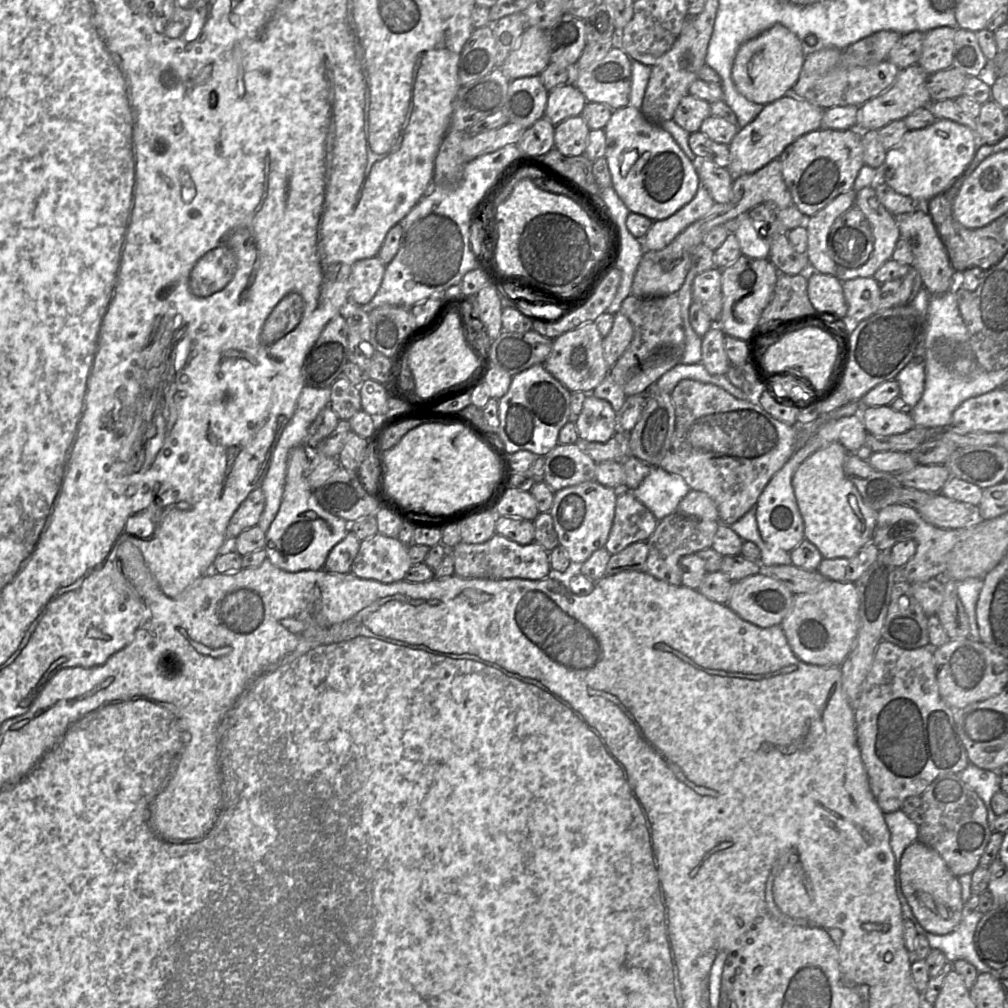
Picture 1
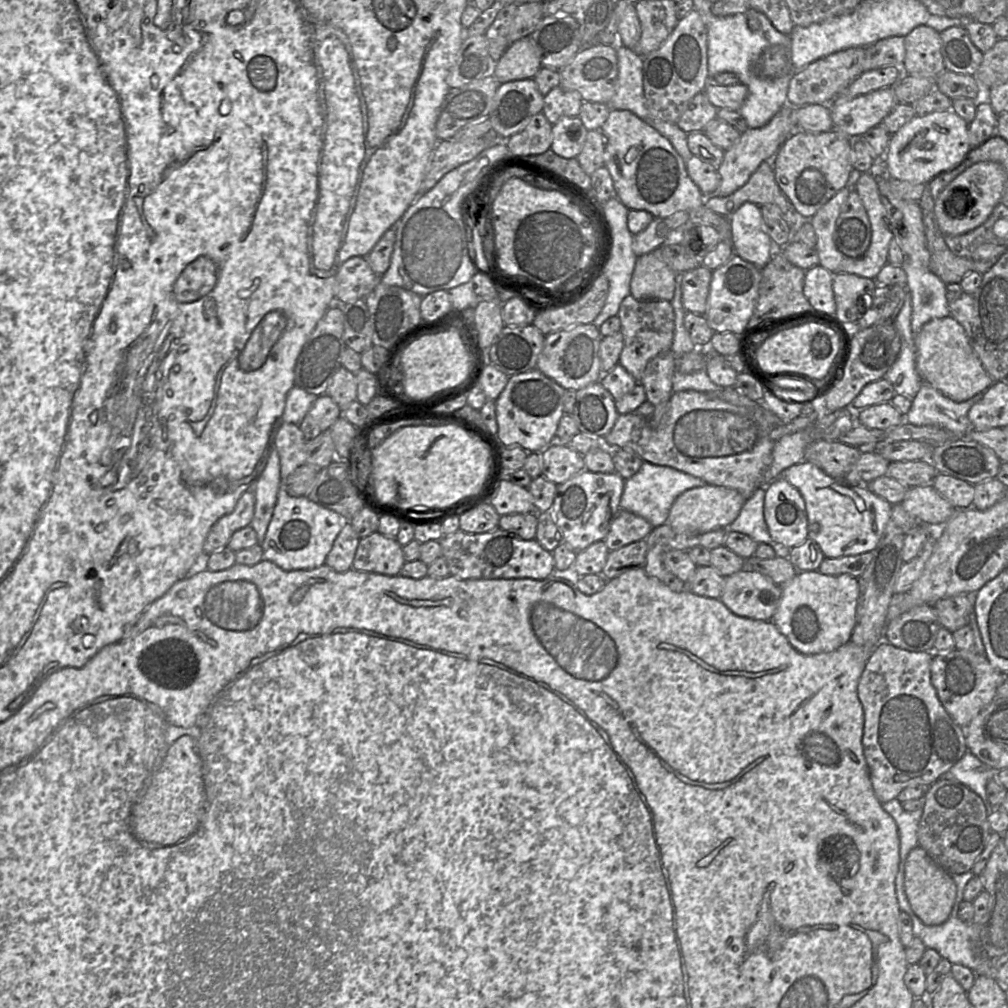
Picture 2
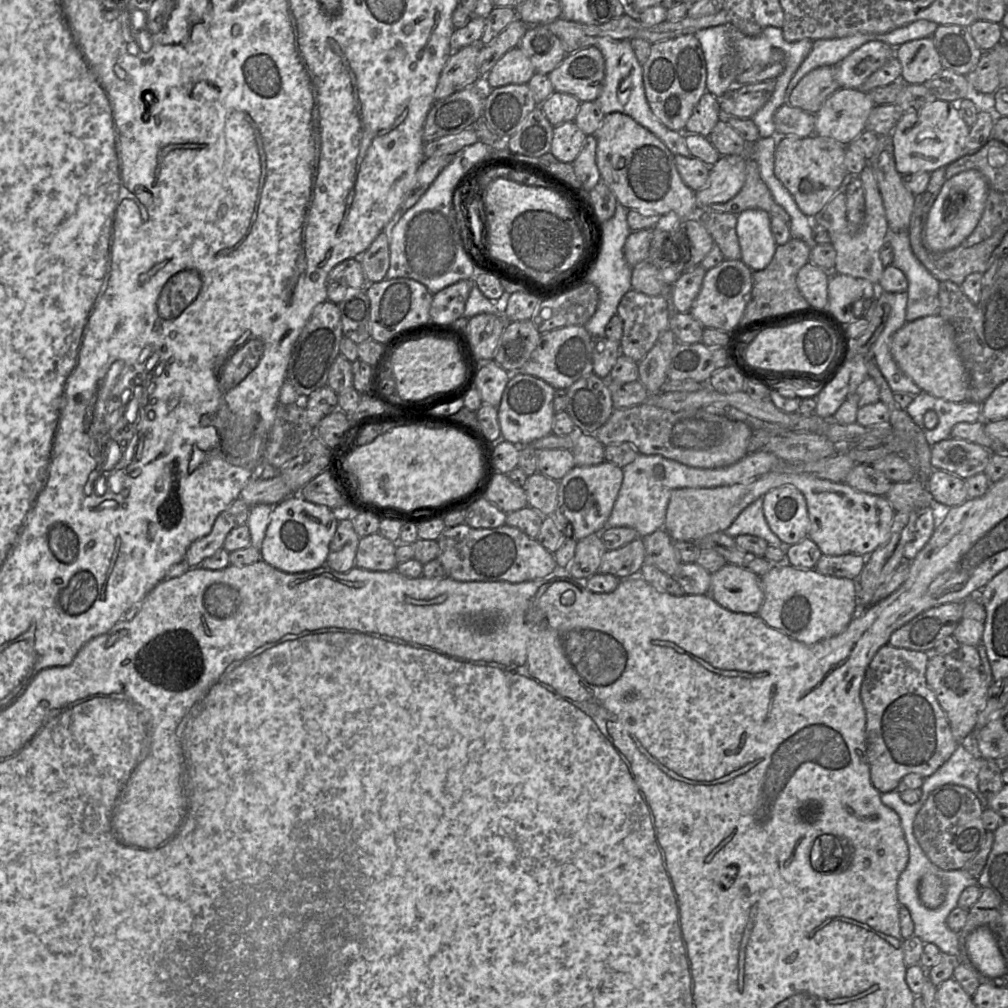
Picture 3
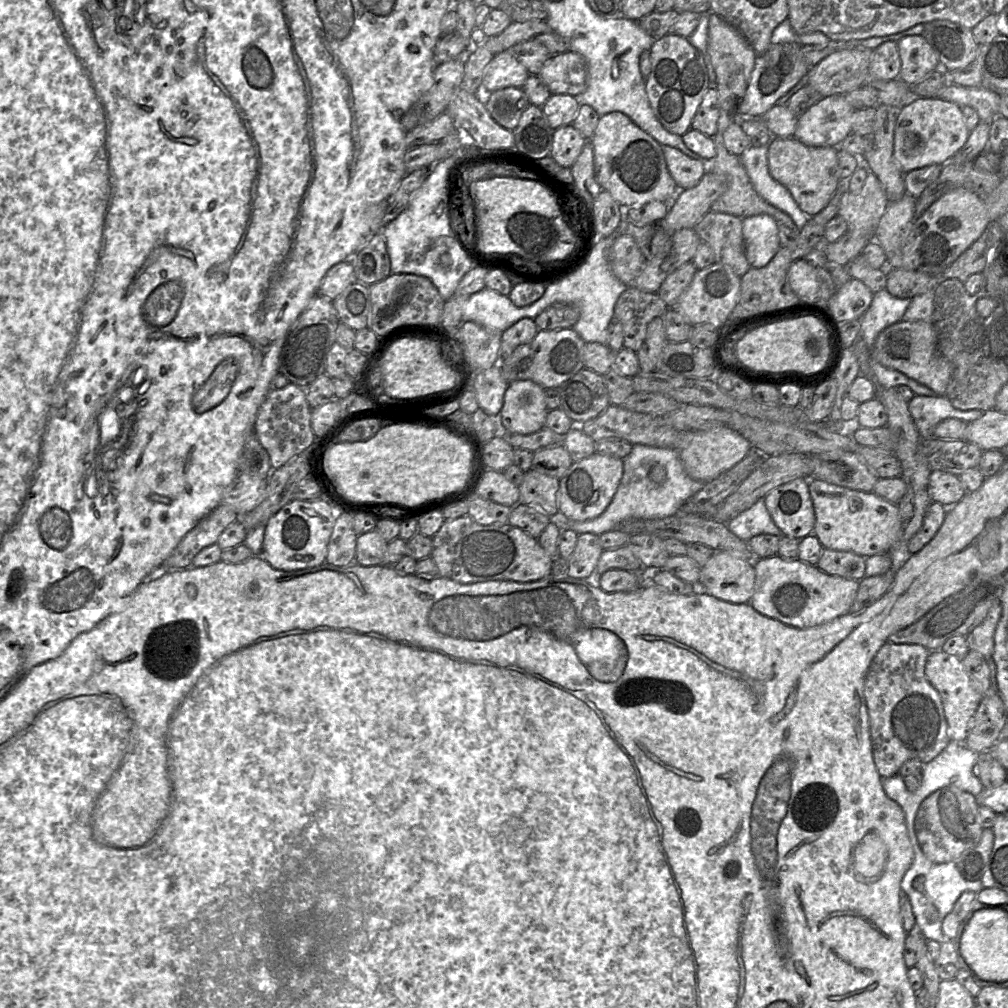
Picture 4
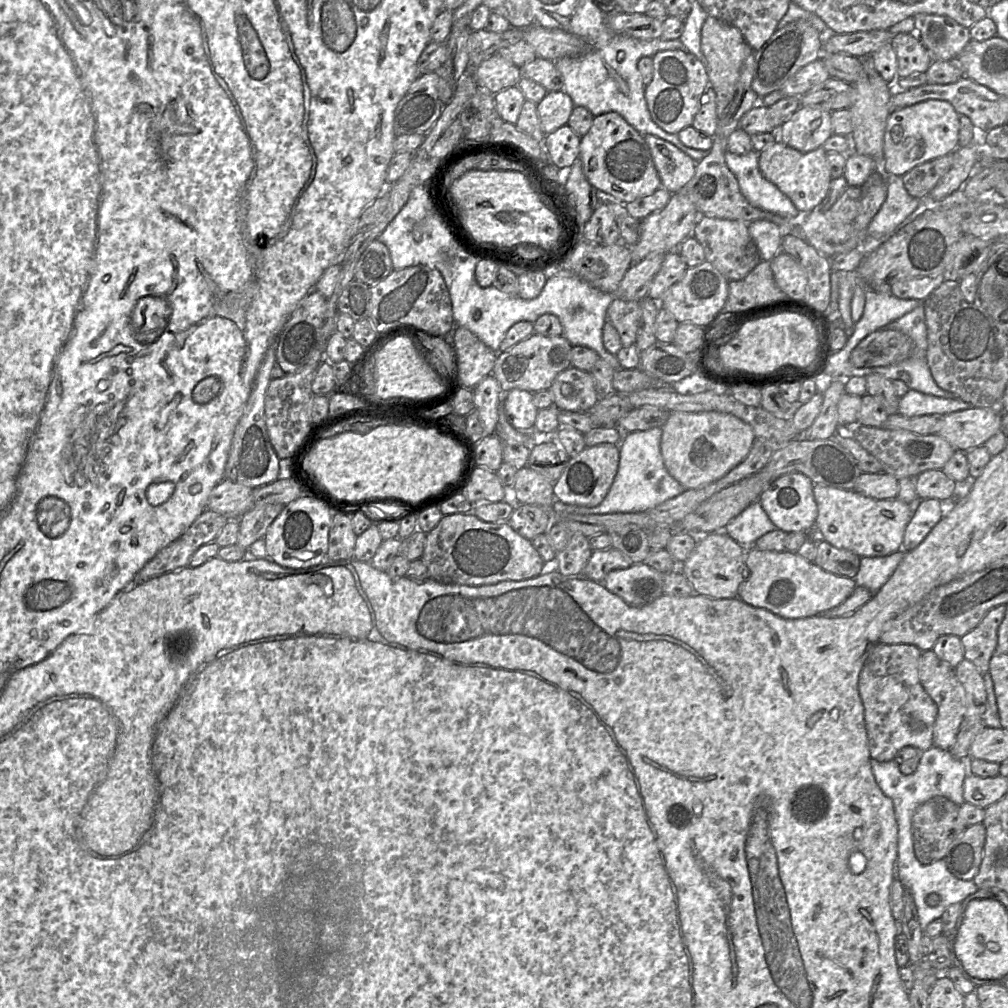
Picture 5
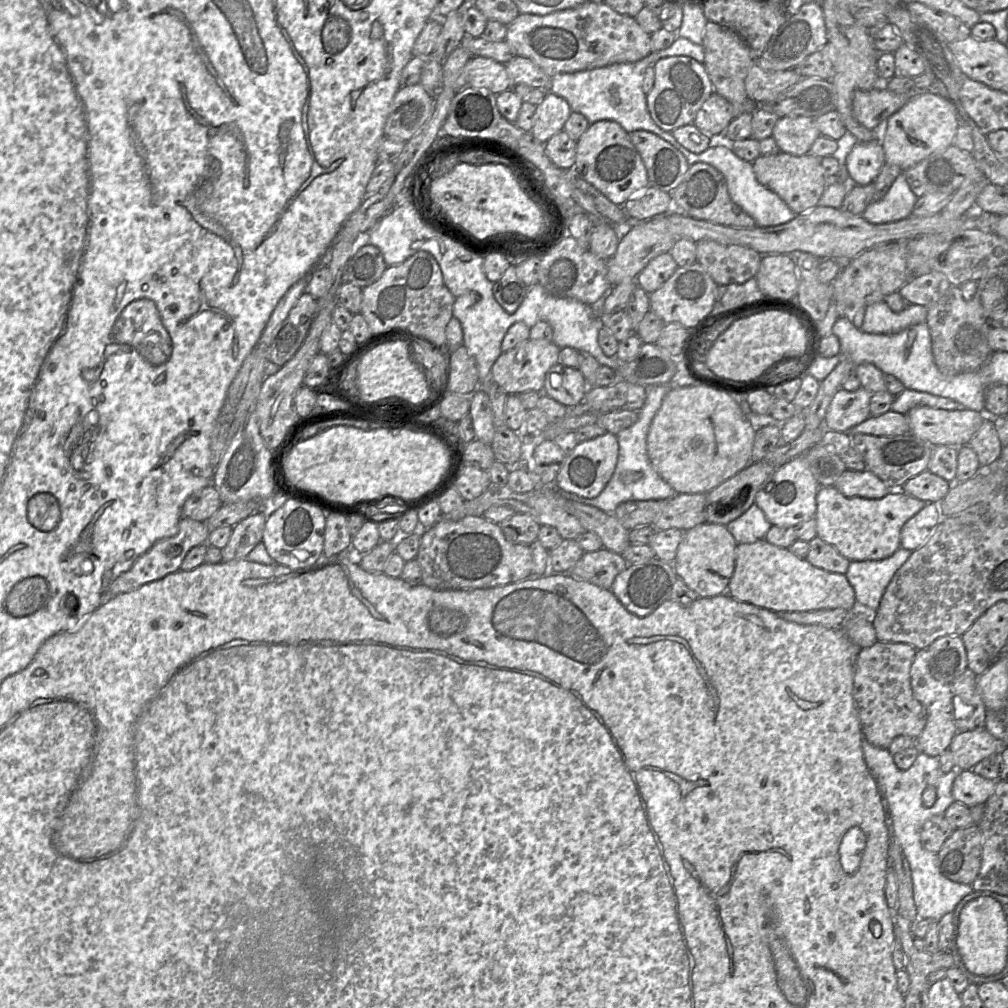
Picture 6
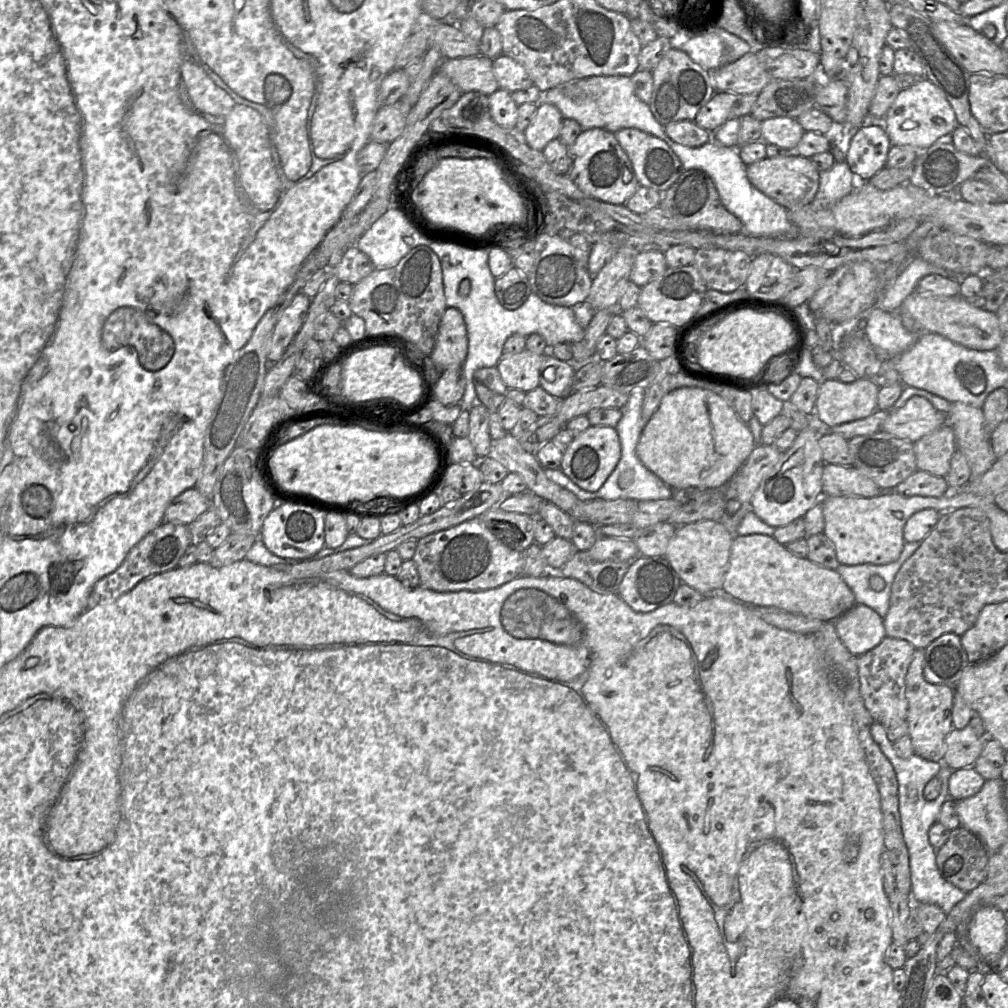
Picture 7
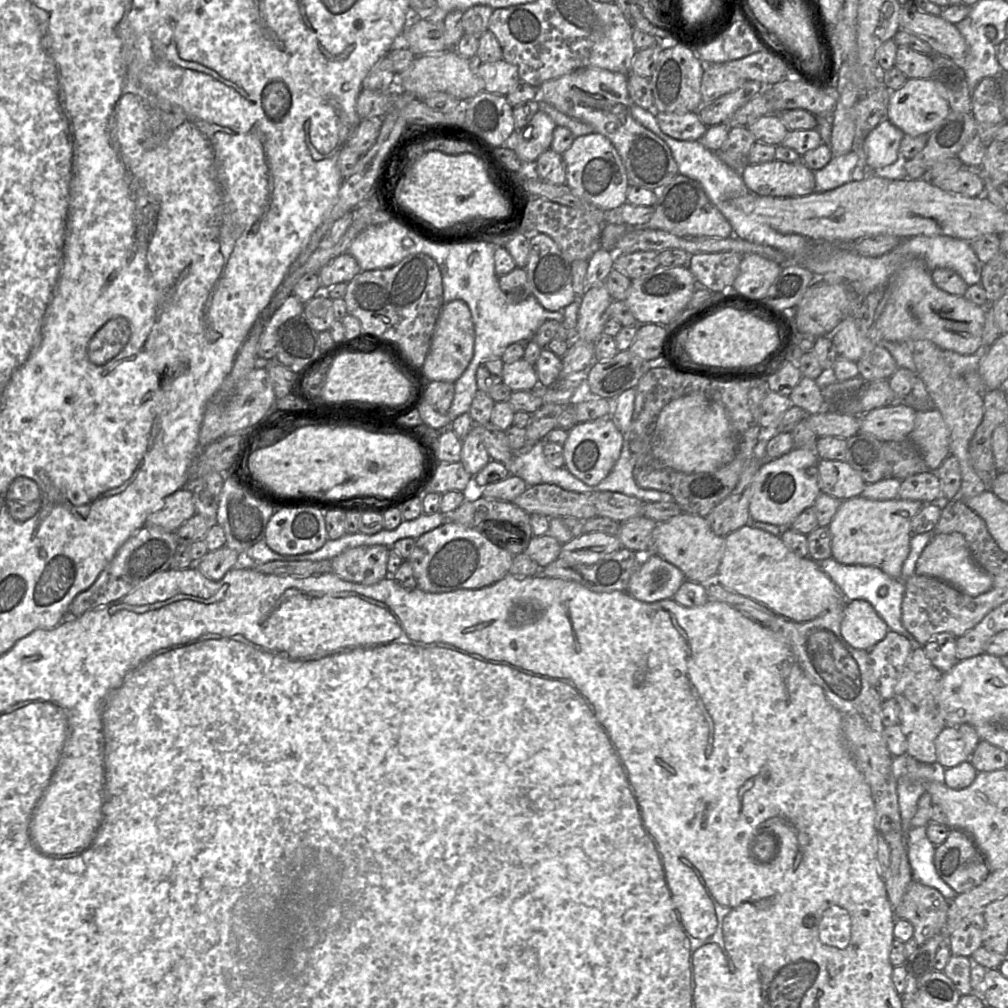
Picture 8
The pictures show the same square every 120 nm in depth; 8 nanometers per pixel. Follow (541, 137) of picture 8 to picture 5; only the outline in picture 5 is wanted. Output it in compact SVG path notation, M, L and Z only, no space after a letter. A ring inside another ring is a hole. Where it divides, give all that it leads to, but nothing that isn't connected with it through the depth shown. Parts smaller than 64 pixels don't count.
M564 91L547 92L545 97L537 104L537 113L545 135L568 124L574 107L571 97Z

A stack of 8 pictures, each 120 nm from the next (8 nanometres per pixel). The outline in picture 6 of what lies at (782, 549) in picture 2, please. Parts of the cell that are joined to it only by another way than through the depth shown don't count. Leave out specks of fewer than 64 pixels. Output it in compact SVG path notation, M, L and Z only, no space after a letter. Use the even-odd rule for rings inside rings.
M755 504L740 517L726 525L737 544L751 544L764 539L772 524Z

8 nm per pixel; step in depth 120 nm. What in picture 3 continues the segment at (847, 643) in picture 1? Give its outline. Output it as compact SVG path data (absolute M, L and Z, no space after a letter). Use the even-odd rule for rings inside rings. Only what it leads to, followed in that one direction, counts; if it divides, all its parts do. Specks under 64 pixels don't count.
M787 562L775 564L761 577L764 601L757 615L768 626L801 643L812 645L841 633L858 613L856 579L823 575L816 569L793 567Z

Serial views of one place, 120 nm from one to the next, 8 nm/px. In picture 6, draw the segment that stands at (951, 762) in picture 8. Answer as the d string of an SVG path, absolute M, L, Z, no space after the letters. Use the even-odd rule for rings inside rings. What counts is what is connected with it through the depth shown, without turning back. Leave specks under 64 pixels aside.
M985 728L958 731L948 749L952 752L956 767L962 770L972 768L983 759L1000 753L1004 742L999 741Z

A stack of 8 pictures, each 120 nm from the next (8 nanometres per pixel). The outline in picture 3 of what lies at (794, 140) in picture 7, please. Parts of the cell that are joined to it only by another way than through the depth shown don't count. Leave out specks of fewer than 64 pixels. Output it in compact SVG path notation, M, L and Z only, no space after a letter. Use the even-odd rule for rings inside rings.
M840 88L814 114L814 134L848 145L866 129L867 119L874 107L866 92Z

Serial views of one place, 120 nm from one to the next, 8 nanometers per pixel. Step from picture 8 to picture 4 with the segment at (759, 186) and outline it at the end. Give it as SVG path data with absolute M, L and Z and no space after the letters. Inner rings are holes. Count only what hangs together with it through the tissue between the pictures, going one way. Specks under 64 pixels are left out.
M772 137L767 146L770 175L789 190L799 208L808 217L820 212L833 194L840 190L838 148L808 146L794 137Z

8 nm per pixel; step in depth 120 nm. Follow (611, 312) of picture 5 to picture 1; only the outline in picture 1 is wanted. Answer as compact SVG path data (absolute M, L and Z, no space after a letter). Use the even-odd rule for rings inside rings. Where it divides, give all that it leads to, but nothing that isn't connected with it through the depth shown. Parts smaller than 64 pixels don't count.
M677 294L656 298L626 297L620 308L632 324L633 338L623 355L610 367L609 375L627 396L647 389L667 371L681 363L685 350L685 331Z

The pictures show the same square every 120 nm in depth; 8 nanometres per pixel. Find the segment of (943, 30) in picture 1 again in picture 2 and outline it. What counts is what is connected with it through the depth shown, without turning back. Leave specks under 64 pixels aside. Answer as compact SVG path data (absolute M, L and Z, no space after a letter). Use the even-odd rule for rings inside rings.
M918 26L905 36L902 72L907 75L937 78L946 68L940 33L929 26Z

